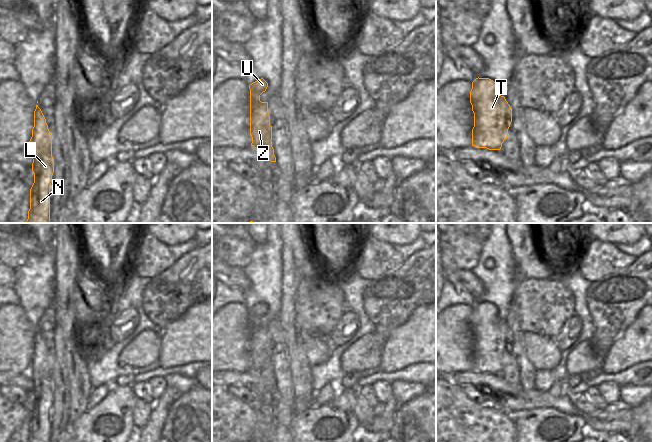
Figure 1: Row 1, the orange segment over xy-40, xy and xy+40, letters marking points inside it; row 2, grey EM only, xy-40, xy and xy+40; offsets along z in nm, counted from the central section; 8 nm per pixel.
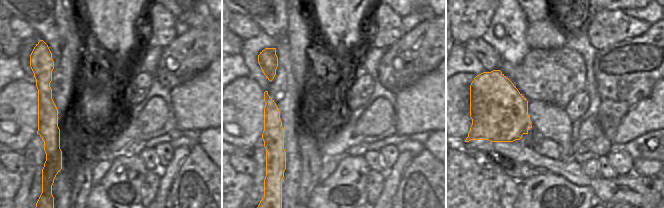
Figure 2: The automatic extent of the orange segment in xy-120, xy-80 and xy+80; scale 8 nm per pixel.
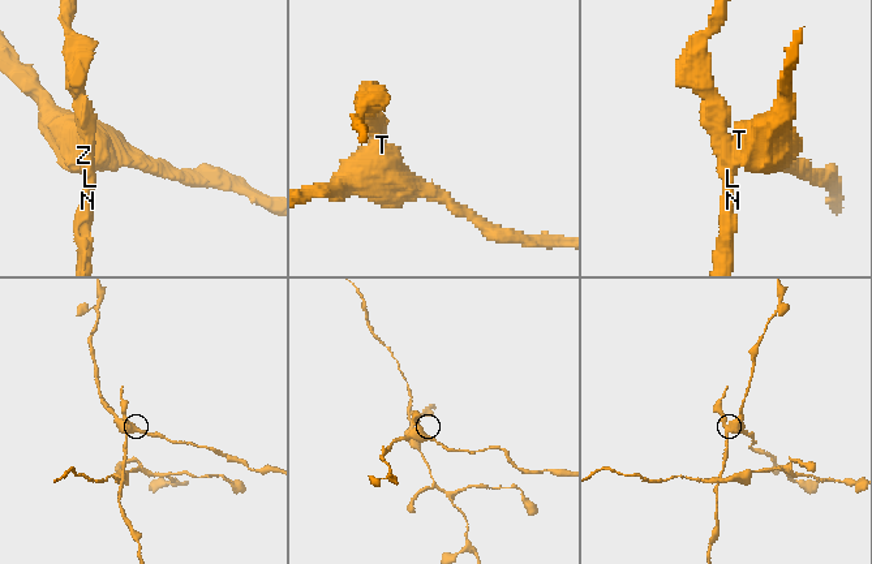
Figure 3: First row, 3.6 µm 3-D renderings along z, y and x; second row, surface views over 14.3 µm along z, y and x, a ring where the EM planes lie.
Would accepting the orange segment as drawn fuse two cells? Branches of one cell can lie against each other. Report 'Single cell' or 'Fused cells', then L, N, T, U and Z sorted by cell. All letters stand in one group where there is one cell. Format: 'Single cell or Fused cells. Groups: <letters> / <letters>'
Fused cells. Groups: L N / T U Z

